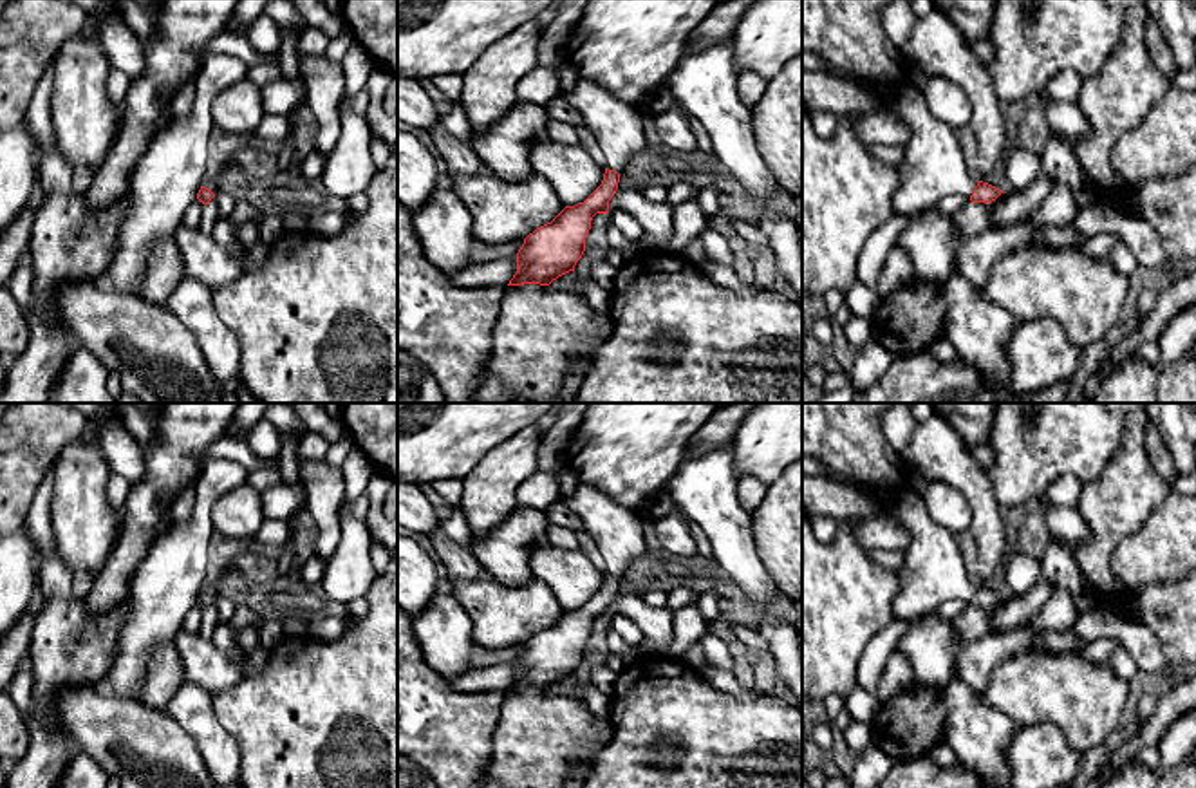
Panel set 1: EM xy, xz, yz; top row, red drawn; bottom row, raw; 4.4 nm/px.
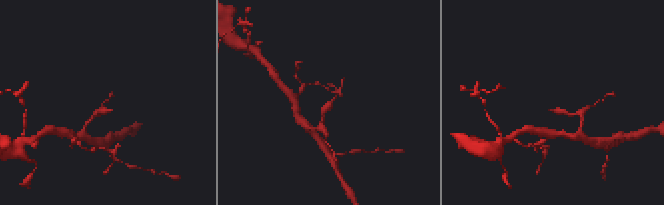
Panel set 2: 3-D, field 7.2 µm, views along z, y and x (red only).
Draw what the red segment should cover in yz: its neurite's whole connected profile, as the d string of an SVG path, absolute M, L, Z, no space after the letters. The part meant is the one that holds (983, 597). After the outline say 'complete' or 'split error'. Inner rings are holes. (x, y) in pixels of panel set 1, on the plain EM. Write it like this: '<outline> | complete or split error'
M914 488L883 502L882 511L911 533L898 568L902 589L892 605L894 620L909 625L950 600L963 600L972 607L992 607L1003 598L972 582L956 535L929 517Z | split error

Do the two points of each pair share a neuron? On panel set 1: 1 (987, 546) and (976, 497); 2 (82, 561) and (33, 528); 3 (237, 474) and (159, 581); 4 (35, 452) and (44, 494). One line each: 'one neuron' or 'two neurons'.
1: one neuron
2: two neurons
3: one neuron
4: two neurons

